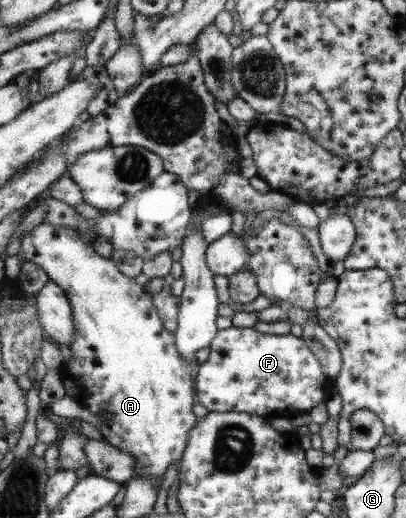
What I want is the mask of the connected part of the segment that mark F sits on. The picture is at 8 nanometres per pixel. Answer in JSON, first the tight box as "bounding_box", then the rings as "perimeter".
{"bounding_box":[196,325,327,418],"perimeter":[[[233,325],[221,329],[211,343],[208,359],[196,367],[197,403],[209,412],[245,412],[269,418],[279,410],[305,416],[325,400],[327,378],[319,359],[301,337],[263,334]]]}

